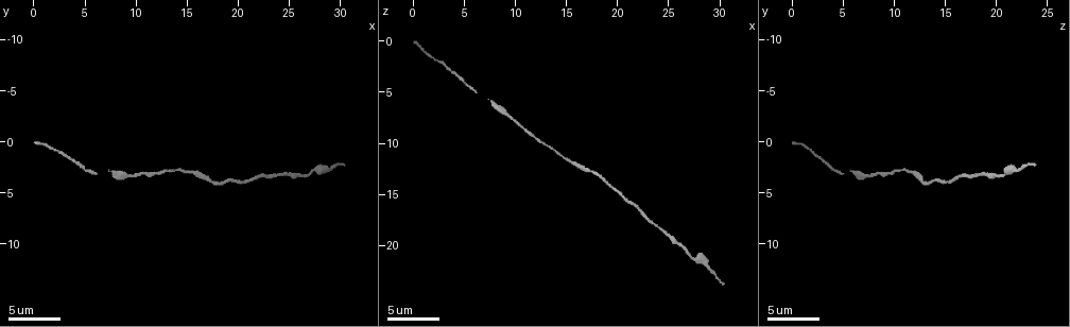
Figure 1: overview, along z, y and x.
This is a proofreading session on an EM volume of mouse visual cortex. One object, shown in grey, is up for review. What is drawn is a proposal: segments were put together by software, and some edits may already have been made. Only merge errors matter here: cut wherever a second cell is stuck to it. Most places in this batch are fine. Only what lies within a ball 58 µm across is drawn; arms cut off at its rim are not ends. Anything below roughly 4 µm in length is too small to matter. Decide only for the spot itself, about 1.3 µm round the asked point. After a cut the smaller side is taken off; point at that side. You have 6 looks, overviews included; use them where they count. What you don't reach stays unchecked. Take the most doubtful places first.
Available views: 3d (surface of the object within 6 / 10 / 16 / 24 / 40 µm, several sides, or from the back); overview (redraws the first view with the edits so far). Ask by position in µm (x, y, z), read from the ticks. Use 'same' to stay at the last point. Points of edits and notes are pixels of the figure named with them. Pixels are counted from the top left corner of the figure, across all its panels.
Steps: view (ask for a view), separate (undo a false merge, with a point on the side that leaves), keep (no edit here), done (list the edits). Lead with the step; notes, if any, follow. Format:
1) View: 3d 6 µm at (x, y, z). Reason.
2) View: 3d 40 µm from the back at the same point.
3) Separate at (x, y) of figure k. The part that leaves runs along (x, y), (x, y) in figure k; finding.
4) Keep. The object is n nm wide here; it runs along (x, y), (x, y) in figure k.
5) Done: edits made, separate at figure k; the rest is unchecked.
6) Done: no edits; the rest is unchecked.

View: 3d 6 µm at (27.0, 3.4, 20.4). Thick turns thin.

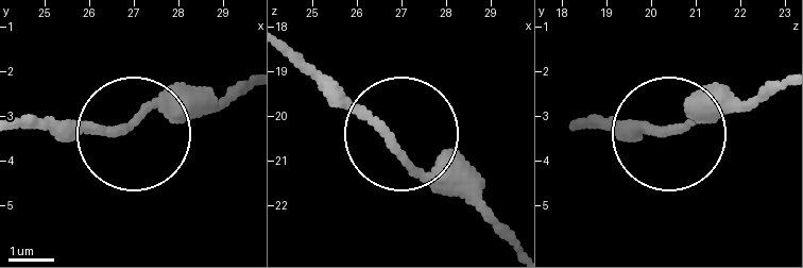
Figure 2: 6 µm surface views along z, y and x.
View: 3d 6 µm from the back at (26.80, 3.35, 20.60).

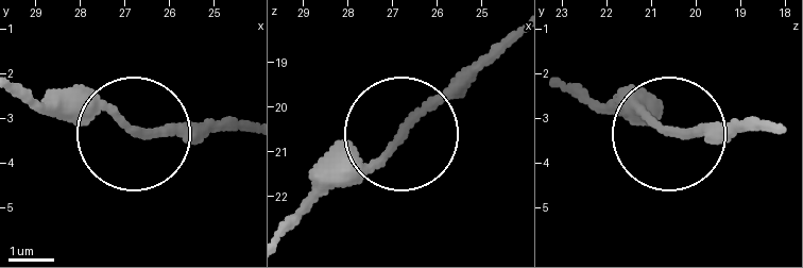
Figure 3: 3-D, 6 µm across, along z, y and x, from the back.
Keep. It runs along (775, 133), (680, 133), (642, 110), (603, 110) in figure 3; continuous, no second cell.

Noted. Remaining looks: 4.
View: 3d 16 µm at (9.6, 3.6, 7.4). Sudden change in width.

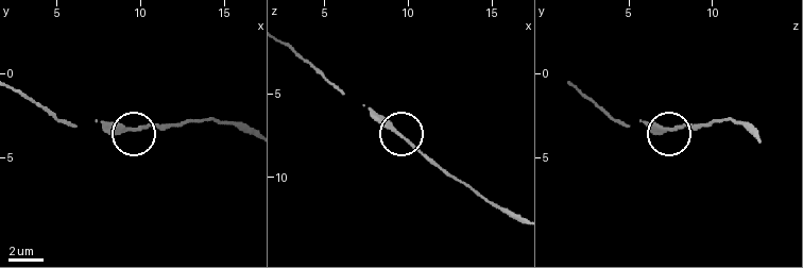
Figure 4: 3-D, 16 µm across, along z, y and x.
Keep. It runs along (492, 204), (429, 162), (371, 107) in figure 4; one cell here.

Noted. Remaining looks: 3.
View: 3d 16 µm at (15.4, 2.8, 11.8).

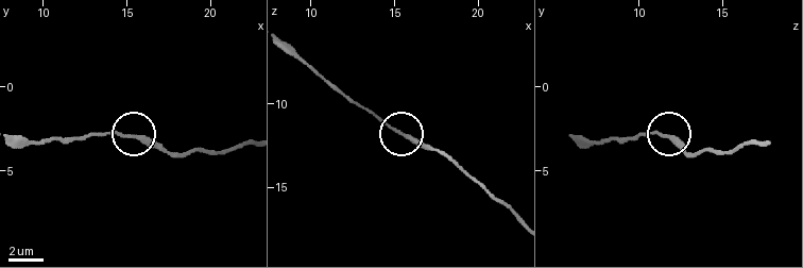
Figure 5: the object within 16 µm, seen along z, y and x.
View: 3d 6 µm at (15.4, 3.1, 11.8).

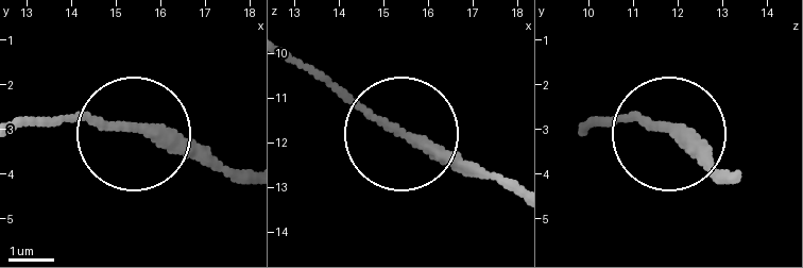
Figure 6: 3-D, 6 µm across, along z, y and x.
Keep. The object is 200 nm wide here; it runs along (666, 124), (585, 121) in figure 6; one cell here.

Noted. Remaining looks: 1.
Done: no edits; the rest is unchecked.

